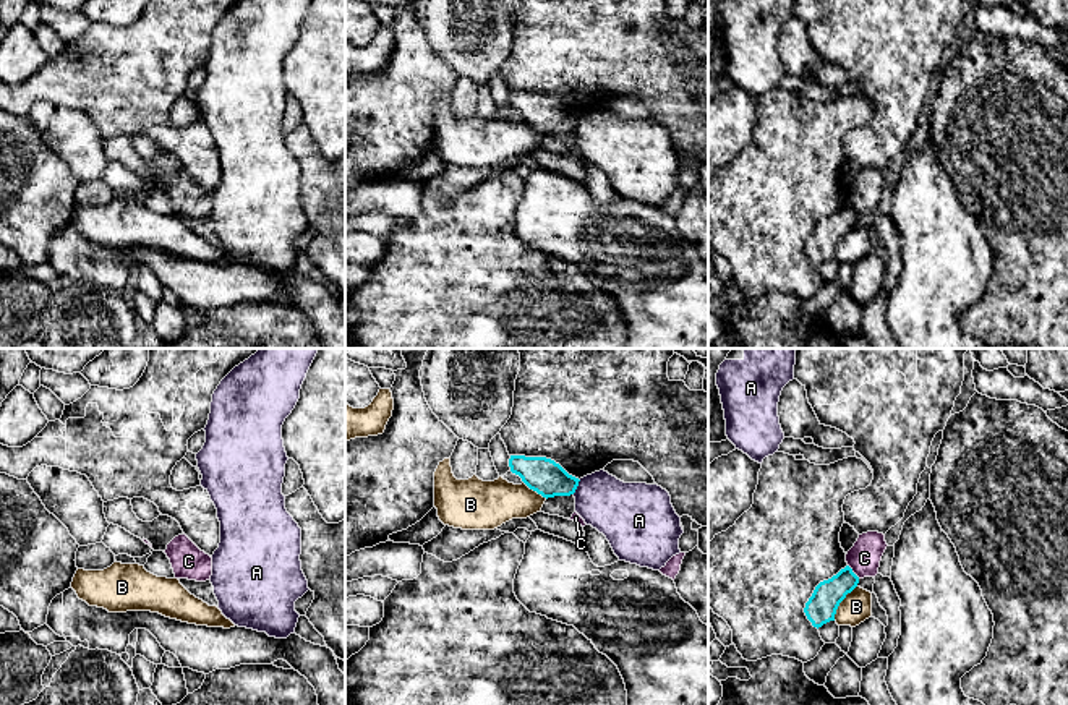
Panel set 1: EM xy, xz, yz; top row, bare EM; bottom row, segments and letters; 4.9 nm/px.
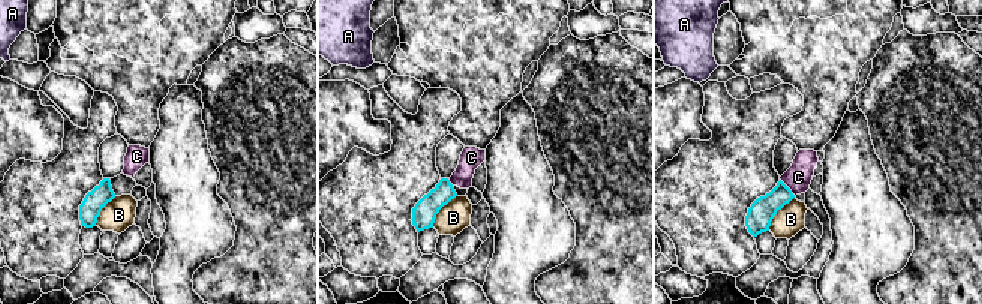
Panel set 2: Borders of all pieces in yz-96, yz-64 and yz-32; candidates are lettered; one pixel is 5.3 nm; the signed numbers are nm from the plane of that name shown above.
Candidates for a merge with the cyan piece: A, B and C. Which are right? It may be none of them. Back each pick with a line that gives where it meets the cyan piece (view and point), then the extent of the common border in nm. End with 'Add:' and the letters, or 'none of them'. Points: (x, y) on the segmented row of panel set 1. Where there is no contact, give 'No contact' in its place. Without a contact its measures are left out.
Add: none of them

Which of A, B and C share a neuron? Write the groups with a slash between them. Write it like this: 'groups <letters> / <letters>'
groups A / B / C

